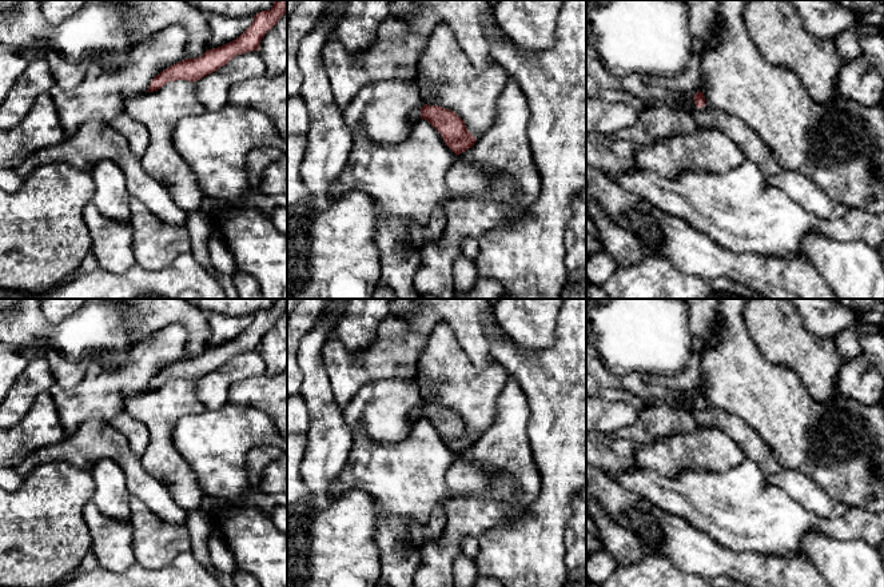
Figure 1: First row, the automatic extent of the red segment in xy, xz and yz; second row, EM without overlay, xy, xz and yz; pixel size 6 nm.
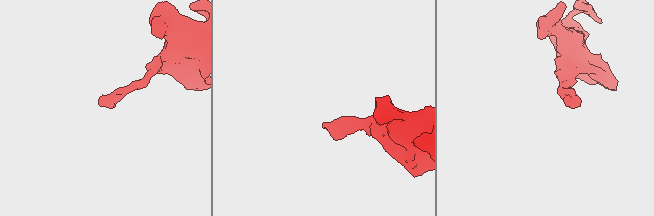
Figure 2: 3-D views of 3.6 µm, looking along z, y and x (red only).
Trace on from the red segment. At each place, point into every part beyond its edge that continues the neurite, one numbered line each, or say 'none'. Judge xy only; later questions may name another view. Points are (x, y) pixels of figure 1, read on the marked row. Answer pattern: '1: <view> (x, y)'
none

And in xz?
1: xz (414, 116)

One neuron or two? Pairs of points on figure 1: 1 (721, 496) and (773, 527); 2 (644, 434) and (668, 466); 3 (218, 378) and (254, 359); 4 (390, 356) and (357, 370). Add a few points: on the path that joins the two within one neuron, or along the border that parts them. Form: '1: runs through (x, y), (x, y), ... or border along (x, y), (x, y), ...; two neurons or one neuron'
1: runs through (735, 507), (748, 515), (760, 518); one neuron
2: border along (683, 435), (668, 435), (649, 444), (636, 444); two neurons
3: runs through (227, 374), (245, 364); one neuron
4: runs through (382, 360), (365, 366); one neuron

